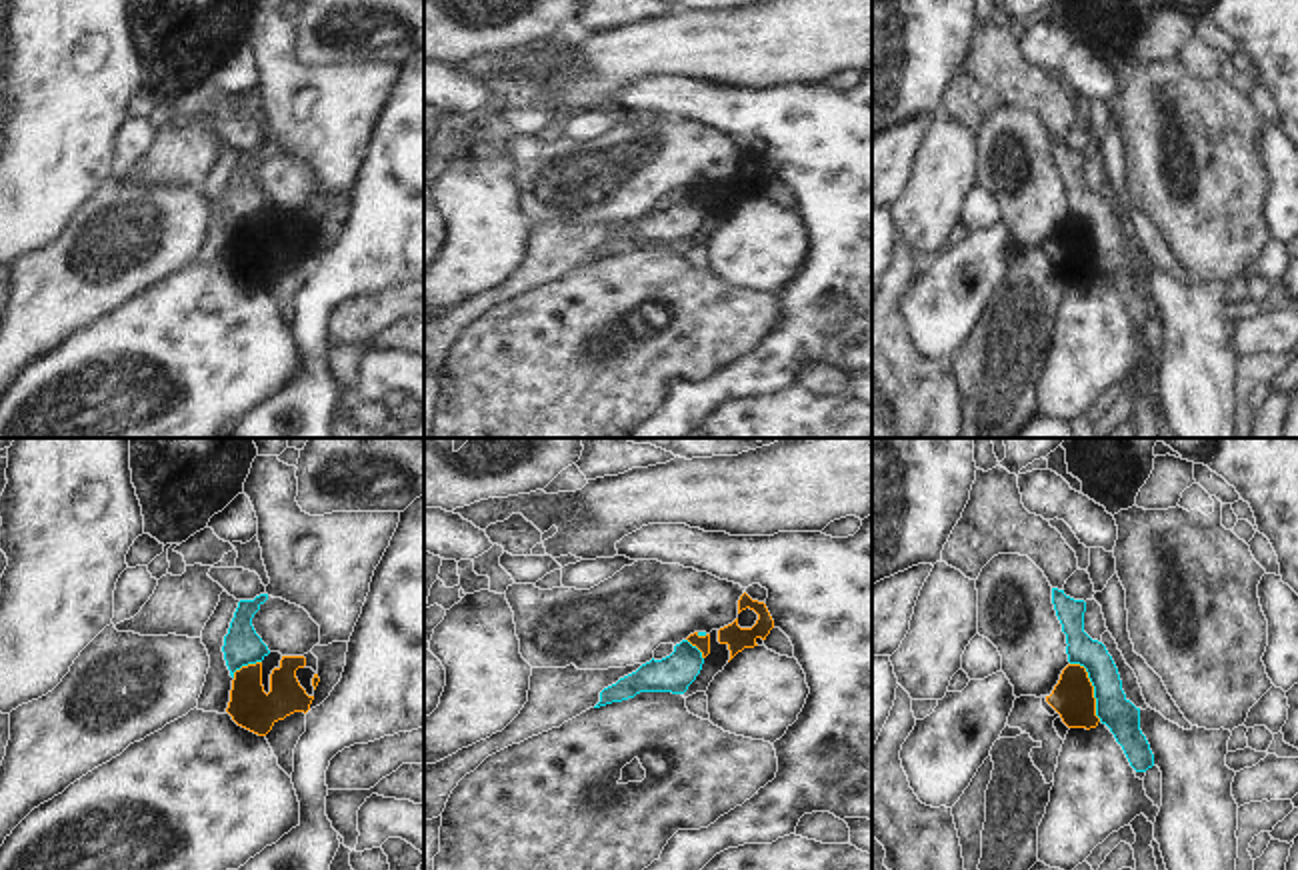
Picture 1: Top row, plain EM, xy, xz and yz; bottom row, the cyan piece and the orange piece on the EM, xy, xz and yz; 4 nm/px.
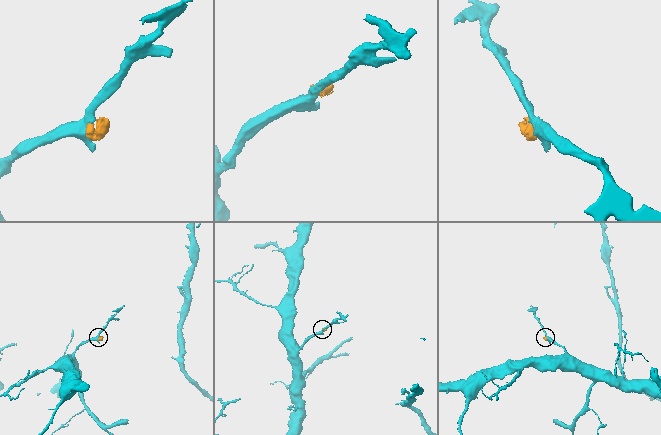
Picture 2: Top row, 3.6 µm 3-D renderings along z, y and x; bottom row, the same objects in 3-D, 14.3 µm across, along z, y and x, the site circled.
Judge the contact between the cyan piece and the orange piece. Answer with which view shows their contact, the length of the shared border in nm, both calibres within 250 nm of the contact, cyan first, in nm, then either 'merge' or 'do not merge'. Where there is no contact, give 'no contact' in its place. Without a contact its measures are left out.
contact in yz; length 260 nm; calibres 140 and 170 nm; do not merge

